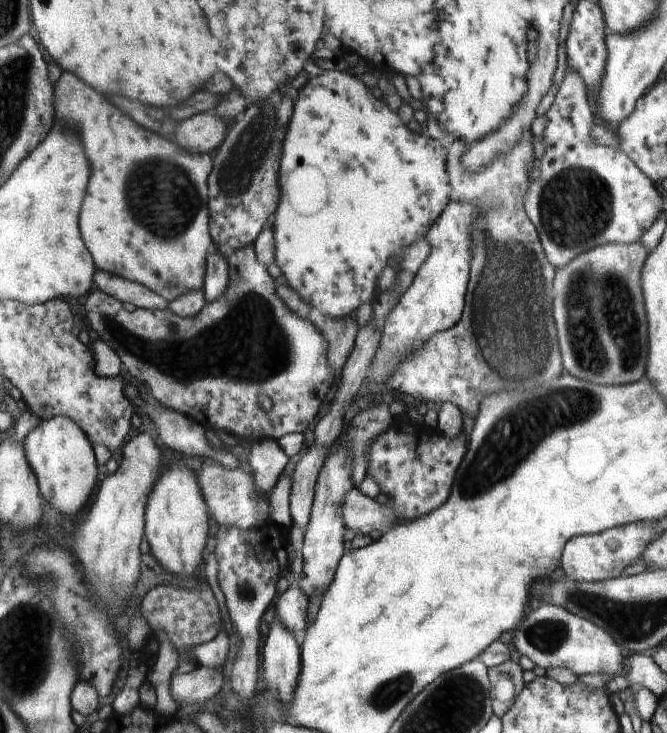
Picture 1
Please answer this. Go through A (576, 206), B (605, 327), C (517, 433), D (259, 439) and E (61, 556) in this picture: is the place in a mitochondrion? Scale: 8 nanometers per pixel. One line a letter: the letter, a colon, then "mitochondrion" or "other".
A: mitochondrion
B: mitochondrion
C: mitochondrion
D: other
E: other

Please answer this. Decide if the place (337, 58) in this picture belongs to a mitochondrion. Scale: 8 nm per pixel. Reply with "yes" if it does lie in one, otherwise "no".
no

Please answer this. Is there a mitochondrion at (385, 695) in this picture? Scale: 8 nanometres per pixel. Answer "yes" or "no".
yes

